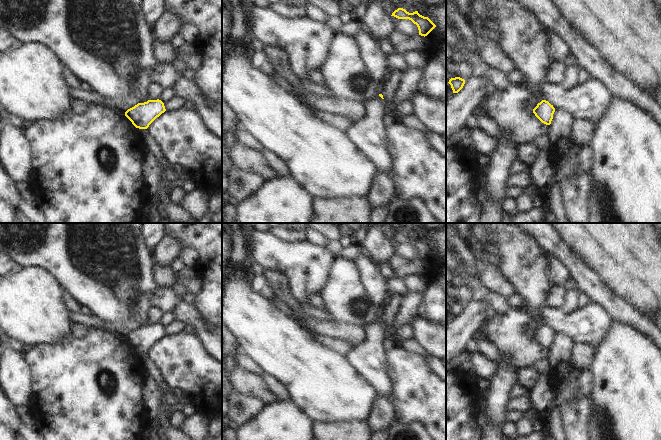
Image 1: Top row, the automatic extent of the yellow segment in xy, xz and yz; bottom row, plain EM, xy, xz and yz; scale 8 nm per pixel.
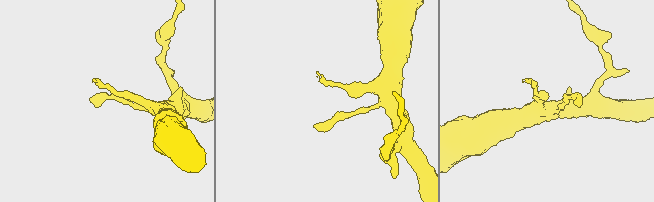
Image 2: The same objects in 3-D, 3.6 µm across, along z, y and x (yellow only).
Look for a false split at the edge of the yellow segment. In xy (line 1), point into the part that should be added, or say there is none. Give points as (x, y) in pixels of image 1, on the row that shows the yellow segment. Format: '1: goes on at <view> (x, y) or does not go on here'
1: does not go on here

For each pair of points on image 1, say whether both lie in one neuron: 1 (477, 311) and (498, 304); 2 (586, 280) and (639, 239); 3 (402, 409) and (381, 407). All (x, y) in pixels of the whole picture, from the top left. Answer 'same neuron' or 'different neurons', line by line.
1: different neurons
2: different neurons
3: different neurons

